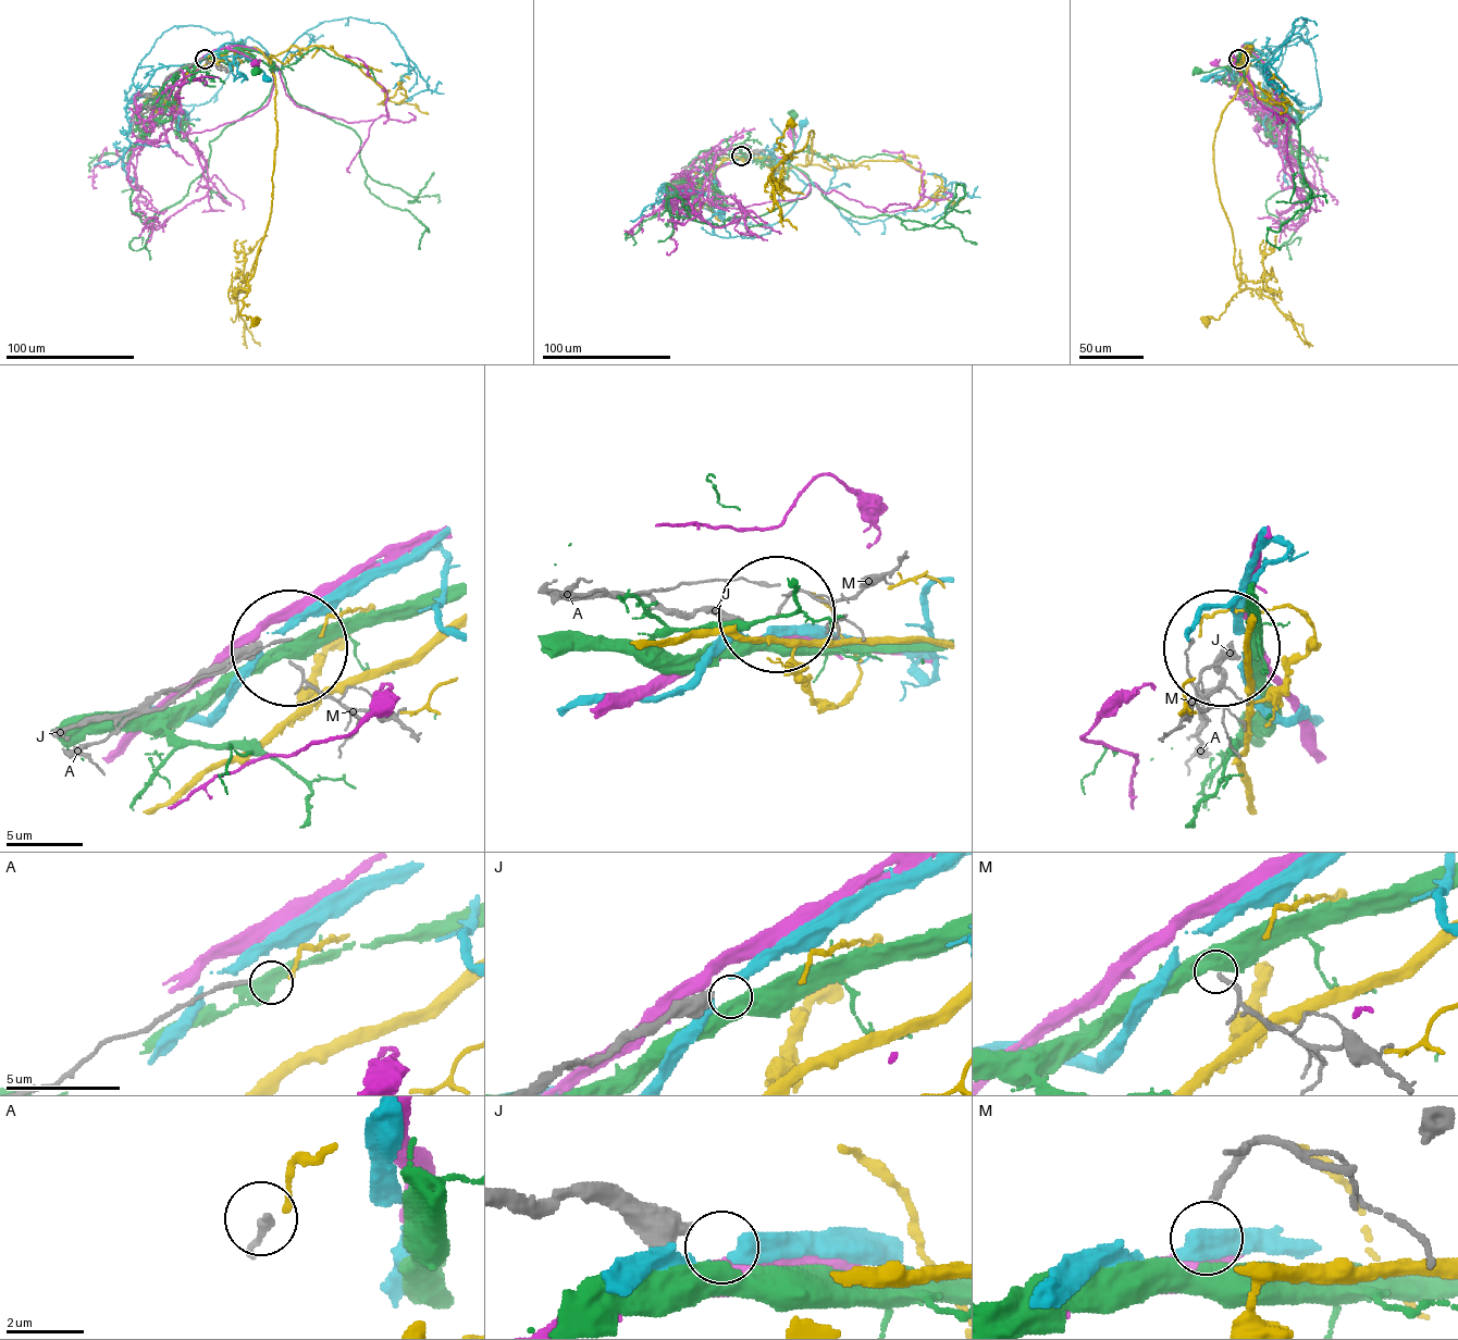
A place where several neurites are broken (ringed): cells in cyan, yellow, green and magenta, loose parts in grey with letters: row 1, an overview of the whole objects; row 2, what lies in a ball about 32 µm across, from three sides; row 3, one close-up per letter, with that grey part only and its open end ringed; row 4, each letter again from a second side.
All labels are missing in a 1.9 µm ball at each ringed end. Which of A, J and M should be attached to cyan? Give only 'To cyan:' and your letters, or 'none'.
To cyan: none

